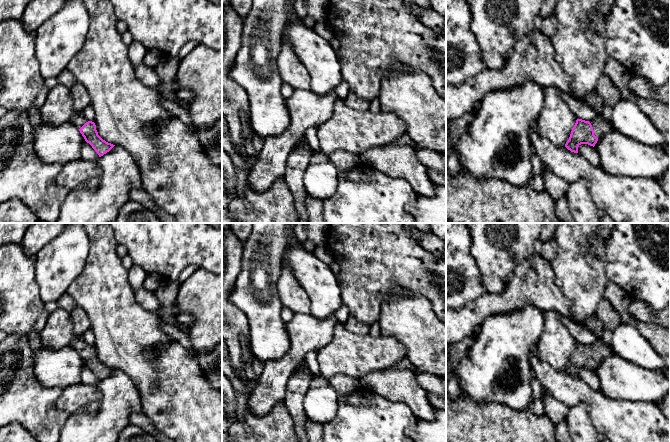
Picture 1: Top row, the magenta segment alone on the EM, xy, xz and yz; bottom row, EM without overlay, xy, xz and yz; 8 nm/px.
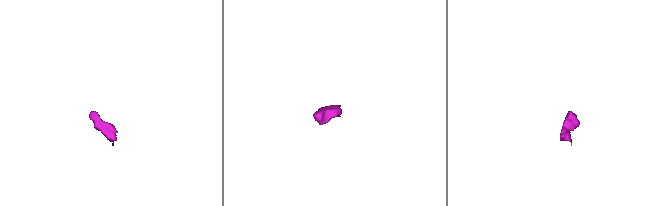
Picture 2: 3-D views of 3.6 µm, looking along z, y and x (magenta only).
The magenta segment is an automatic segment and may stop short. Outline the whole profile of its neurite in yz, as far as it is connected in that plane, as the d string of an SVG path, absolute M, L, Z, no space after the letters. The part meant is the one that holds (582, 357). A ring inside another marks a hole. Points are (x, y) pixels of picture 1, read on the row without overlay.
M600 339L592 345L577 343L565 371L571 376L578 377L581 368L594 371L597 365L611 354L612 348L604 345Z

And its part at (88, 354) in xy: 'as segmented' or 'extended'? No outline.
extended

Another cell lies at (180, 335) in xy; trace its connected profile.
M162 318L161 329L164 333L168 334L173 340L178 341L183 347L187 349L192 349L192 343L184 329L180 329L171 324L168 324Z

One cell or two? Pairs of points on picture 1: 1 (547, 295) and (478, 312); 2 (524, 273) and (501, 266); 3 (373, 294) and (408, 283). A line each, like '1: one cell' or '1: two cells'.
1: one cell
2: two cells
3: one cell

